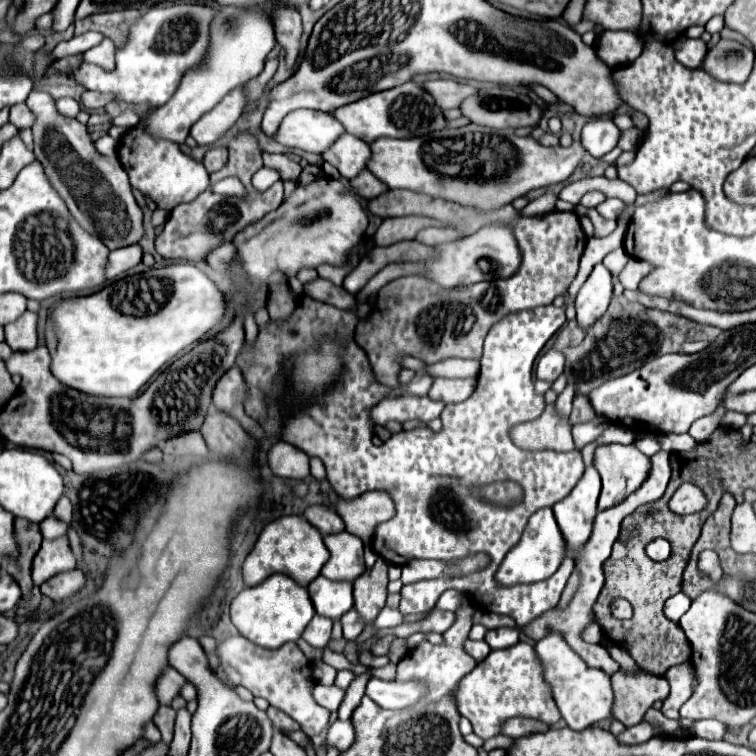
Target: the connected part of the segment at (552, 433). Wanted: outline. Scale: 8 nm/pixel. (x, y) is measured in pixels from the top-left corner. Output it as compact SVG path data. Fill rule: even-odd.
M546 406L542 416L530 422L522 422L516 428L512 428L512 442L518 448L542 448L542 450L574 450L574 440L570 434L570 424L568 420L562 420L556 412L554 406Z

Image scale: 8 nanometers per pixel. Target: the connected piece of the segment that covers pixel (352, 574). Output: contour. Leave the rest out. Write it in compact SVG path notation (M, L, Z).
M344 530L332 536L324 536L324 544L330 550L330 560L322 568L322 576L330 580L352 582L366 570L362 556L364 544L358 536L352 536Z

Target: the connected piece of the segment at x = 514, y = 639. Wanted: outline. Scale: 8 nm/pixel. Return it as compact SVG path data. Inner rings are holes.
M496 628L496 630L488 630L484 640L488 642L488 646L492 650L498 648L510 648L514 644L518 644L518 628Z

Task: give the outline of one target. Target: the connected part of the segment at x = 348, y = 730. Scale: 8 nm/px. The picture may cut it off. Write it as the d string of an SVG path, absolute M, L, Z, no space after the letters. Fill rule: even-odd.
M336 720L334 724L330 724L328 728L328 734L326 734L326 746L332 746L340 752L348 750L350 744L354 740L354 728L352 728L352 722L340 722Z

